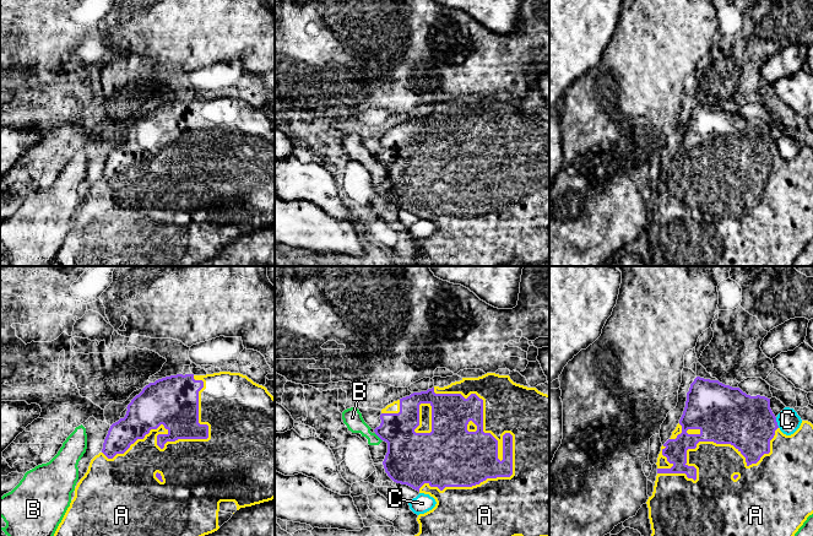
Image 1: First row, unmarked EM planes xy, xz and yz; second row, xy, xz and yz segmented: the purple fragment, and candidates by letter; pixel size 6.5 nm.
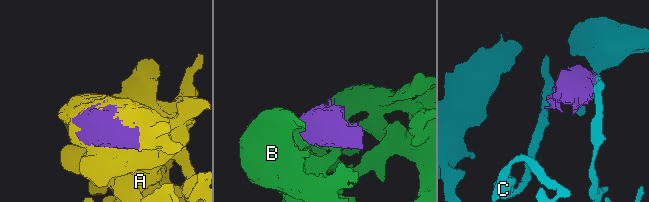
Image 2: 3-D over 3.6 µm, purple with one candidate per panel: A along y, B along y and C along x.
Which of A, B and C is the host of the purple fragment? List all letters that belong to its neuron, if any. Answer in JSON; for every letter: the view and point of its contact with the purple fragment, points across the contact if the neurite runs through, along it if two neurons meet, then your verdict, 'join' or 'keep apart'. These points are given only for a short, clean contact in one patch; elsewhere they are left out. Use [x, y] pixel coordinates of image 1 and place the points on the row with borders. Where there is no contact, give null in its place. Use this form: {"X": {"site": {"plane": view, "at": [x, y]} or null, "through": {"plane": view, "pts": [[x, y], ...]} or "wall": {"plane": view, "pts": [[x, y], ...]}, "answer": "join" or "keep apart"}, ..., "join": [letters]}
{"A": {"site": {"plane": "xz", "at": [511, 450]}, "answer": "join"}, "B": {"site": {"plane": "xz", "at": [378, 436]}, "wall": {"plane": "xz", "pts": [[374, 433], [381, 440]]}, "answer": "keep apart"}, "C": {"site": {"plane": "yz", "at": [776, 422]}, "answer": "keep apart"}, "join": ["A"]}

